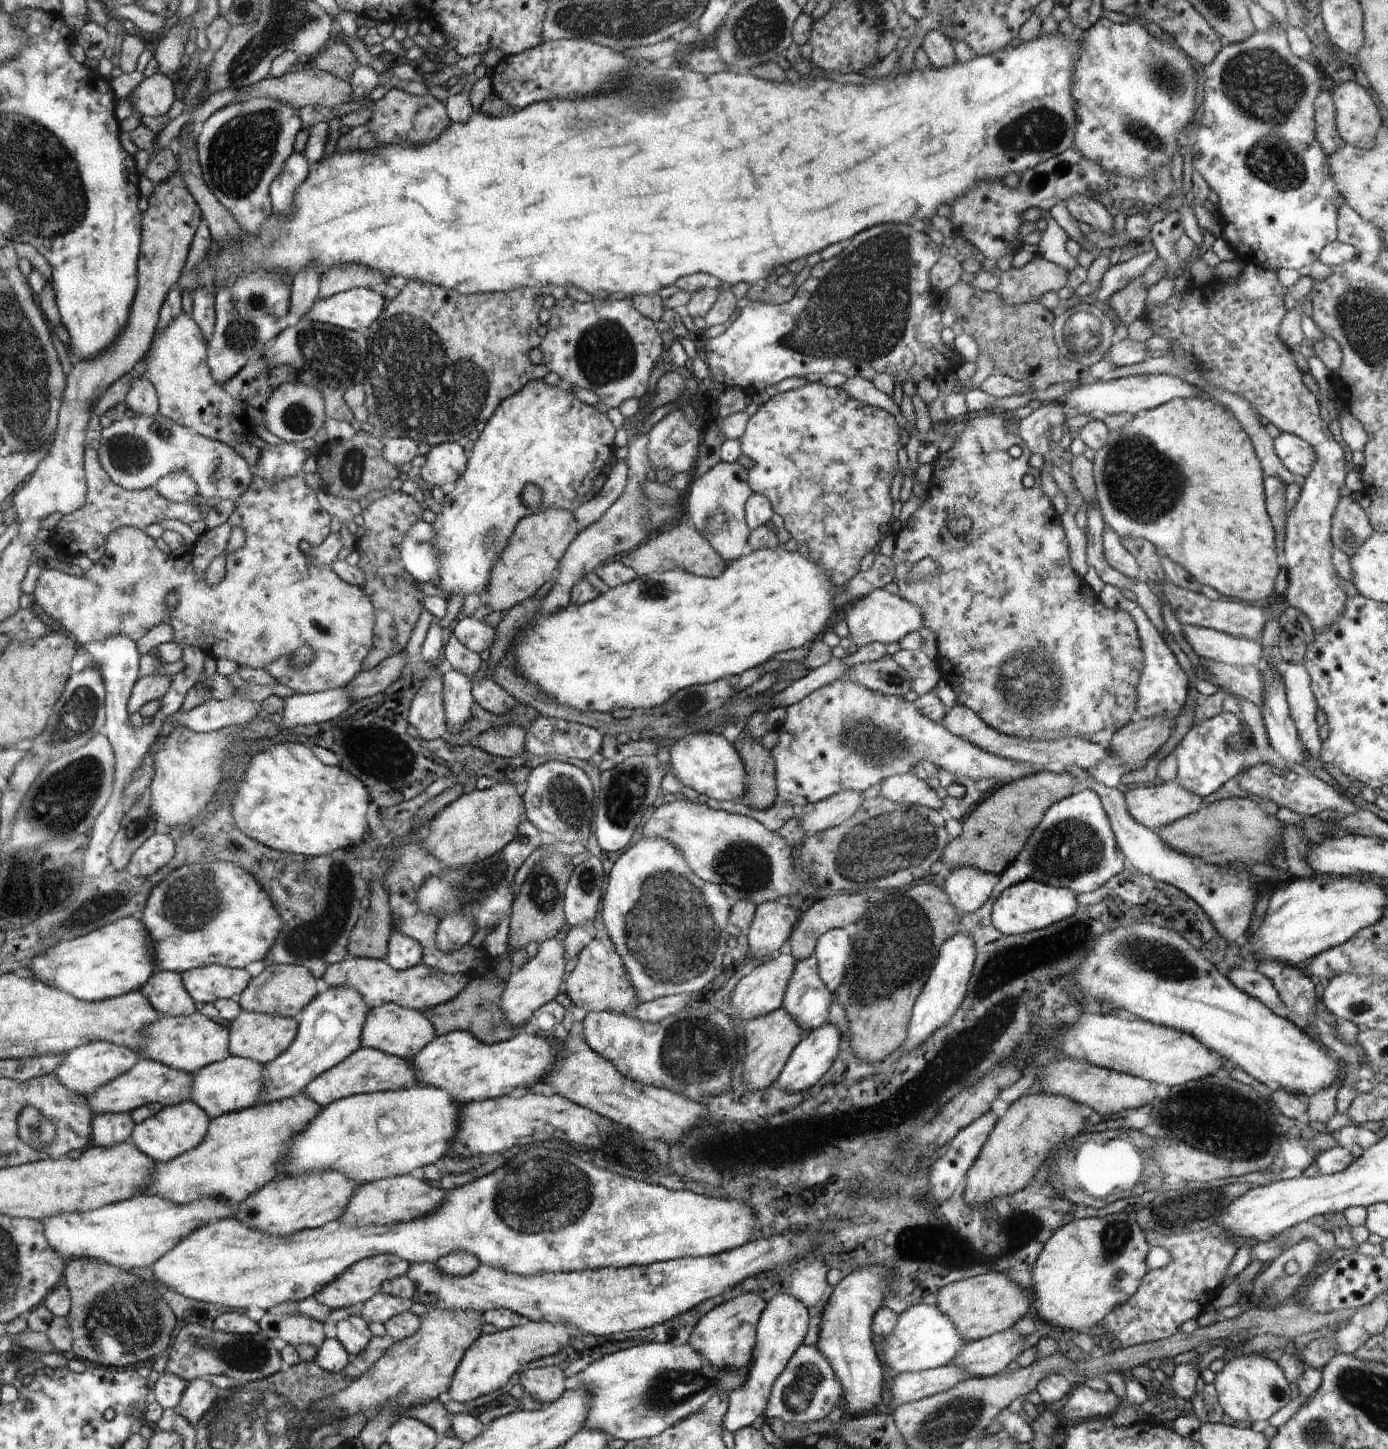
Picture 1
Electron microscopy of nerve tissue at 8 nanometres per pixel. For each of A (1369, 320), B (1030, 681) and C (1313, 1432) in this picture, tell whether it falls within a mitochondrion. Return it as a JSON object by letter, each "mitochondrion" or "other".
{"A":"mitochondrion","B":"mitochondrion","C":"mitochondrion"}

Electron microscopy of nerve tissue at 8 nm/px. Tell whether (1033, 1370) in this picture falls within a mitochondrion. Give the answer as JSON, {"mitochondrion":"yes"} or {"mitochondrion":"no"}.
{"mitochondrion":"no"}

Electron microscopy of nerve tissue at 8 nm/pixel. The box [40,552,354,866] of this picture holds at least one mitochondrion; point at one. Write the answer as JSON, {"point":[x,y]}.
{"point":[79,714]}

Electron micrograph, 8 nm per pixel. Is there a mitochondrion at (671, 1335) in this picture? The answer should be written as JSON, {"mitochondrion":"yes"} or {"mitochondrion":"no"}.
{"mitochondrion":"no"}

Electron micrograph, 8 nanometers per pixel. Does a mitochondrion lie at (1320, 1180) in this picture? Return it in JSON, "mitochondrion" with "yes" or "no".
{"mitochondrion":"no"}

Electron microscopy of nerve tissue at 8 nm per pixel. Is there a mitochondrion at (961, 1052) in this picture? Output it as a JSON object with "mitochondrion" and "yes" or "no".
{"mitochondrion":"yes"}

